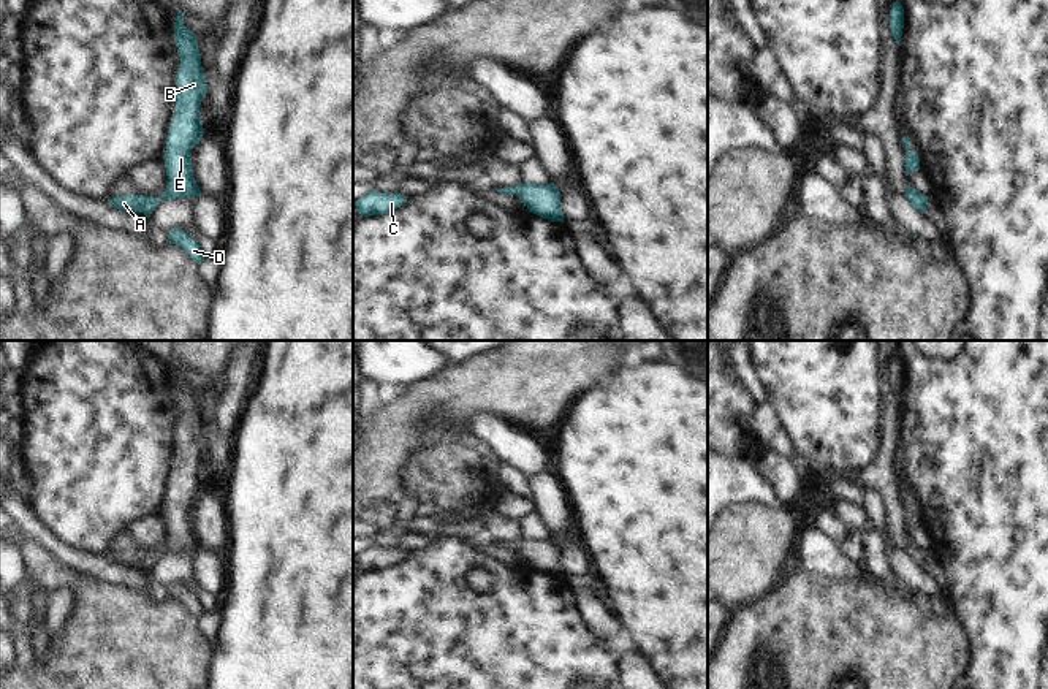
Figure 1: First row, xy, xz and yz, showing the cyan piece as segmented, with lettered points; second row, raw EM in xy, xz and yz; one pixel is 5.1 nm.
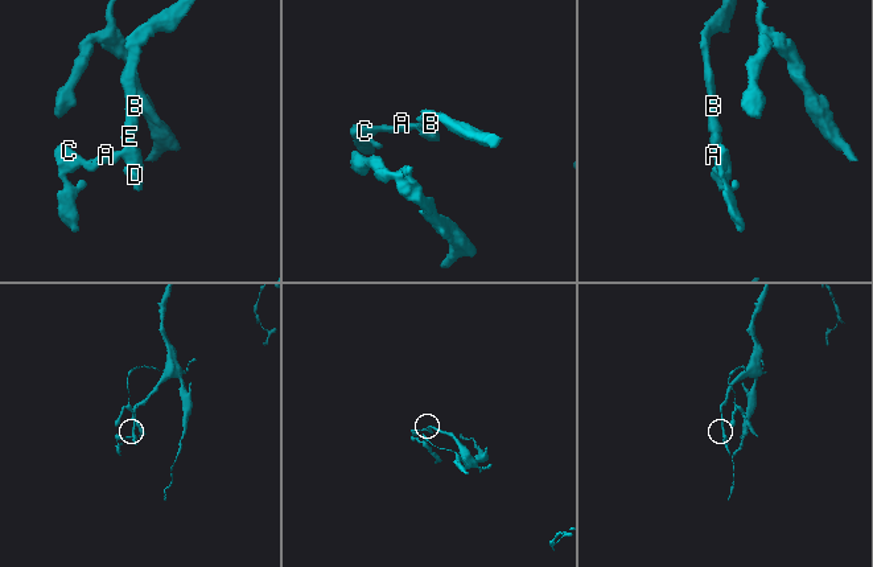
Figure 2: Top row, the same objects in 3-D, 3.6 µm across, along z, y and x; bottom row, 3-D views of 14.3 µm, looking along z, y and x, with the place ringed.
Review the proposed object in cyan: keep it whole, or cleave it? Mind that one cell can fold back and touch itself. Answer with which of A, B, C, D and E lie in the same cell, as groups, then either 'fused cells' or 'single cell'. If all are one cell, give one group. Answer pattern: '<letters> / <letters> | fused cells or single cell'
A B C D E | single cell

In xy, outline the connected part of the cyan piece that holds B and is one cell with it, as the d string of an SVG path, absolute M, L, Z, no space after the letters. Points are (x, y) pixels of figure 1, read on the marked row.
M177 10L174 22L174 41L180 65L177 70L177 90L174 117L166 136L168 150L163 155L168 185L161 196L125 195L114 196L109 203L114 209L123 212L142 212L150 217L161 200L192 196L196 200L201 193L192 165L192 149L204 135L203 122L198 117L201 100L207 93L204 68L198 49L196 35L184 25L184 13Z

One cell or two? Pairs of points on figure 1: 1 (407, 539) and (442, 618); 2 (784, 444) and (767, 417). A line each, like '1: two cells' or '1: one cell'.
1: two cells
2: one cell

